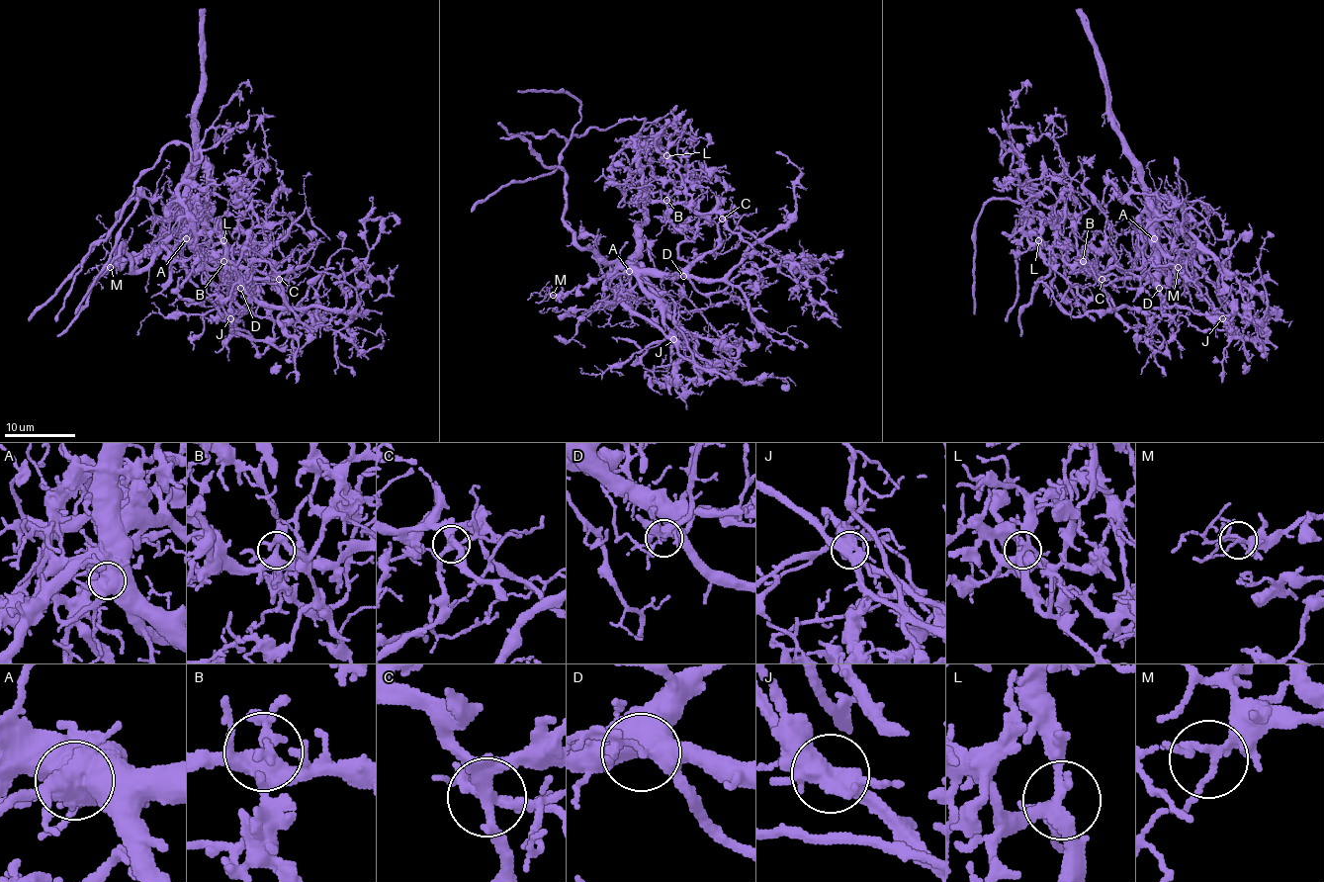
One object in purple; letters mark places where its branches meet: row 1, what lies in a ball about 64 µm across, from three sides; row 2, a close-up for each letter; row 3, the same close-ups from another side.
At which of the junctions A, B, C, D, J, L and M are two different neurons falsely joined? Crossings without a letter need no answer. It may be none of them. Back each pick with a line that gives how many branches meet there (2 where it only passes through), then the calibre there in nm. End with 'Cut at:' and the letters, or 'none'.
A: branches 4; calibre 700 nm
C: branches 5; calibre 300 nm
D: branches 5; calibre 280 nm
J: branches 4; calibre 500 nm
Cut at: A, C, D, J

